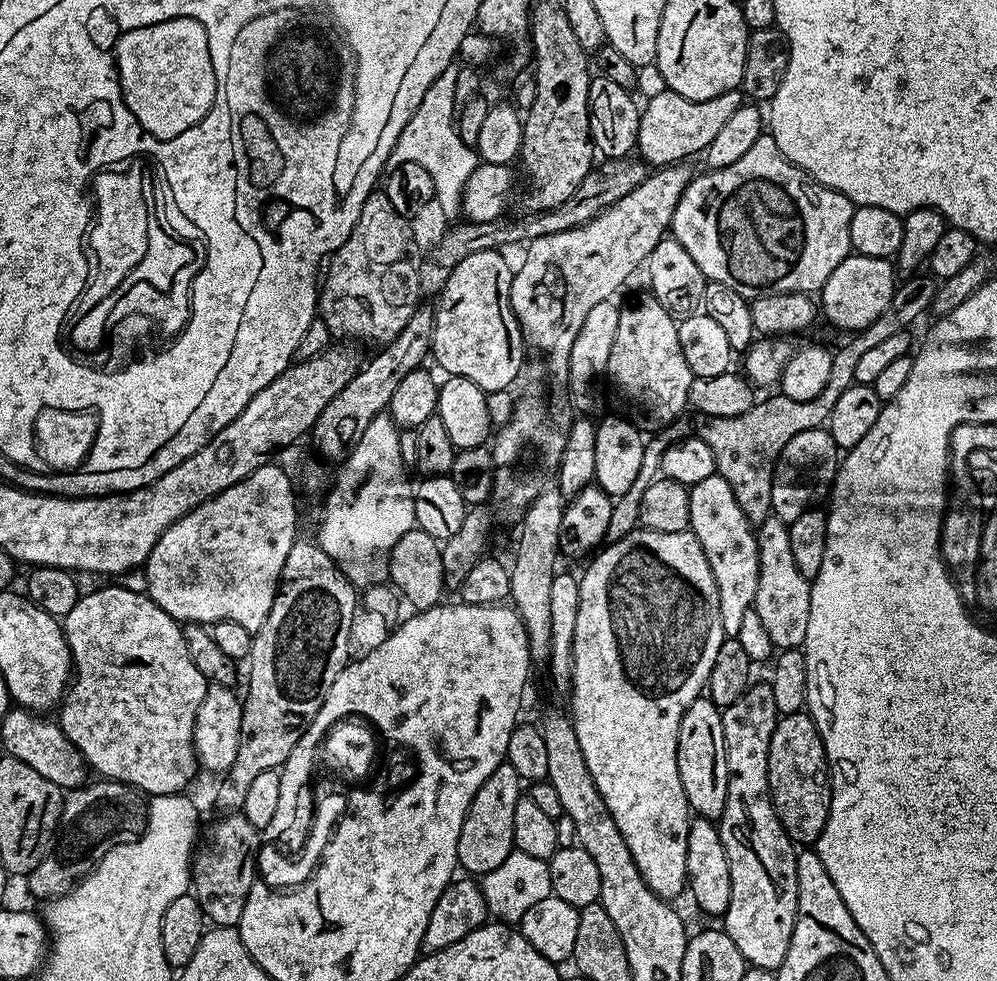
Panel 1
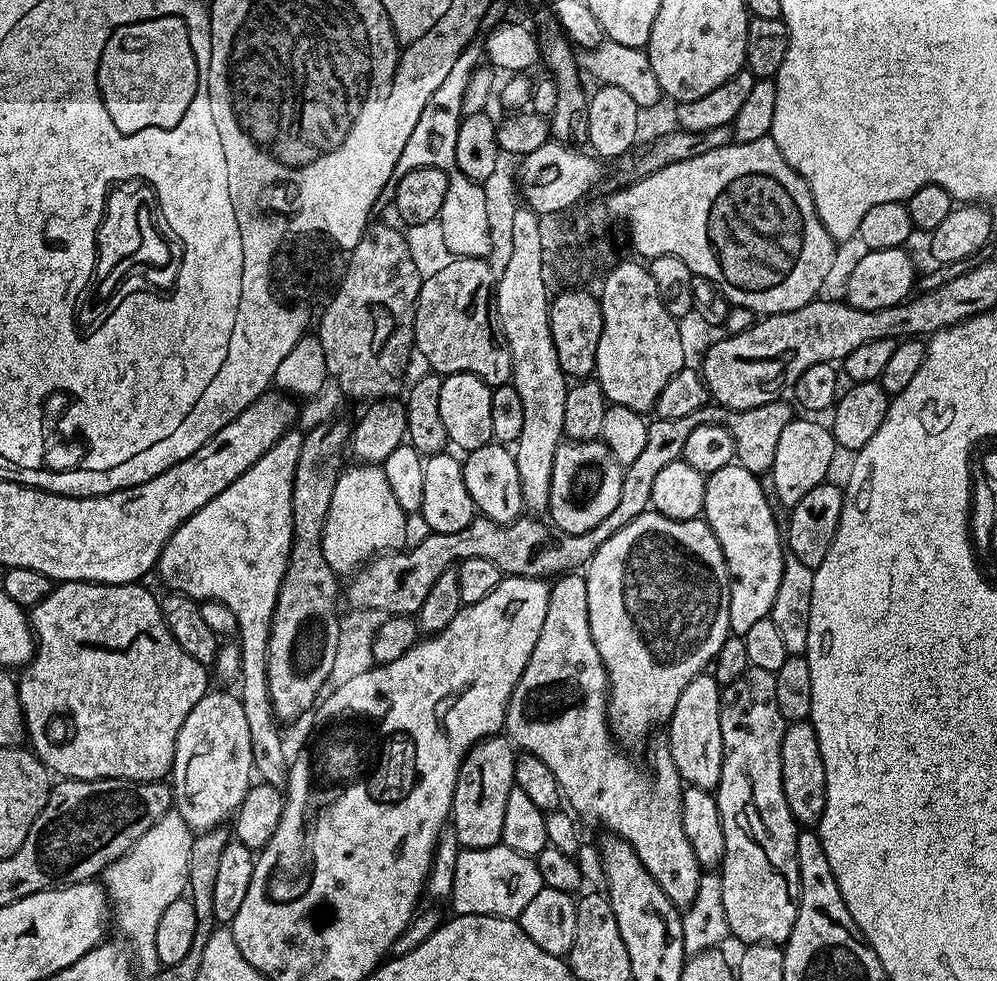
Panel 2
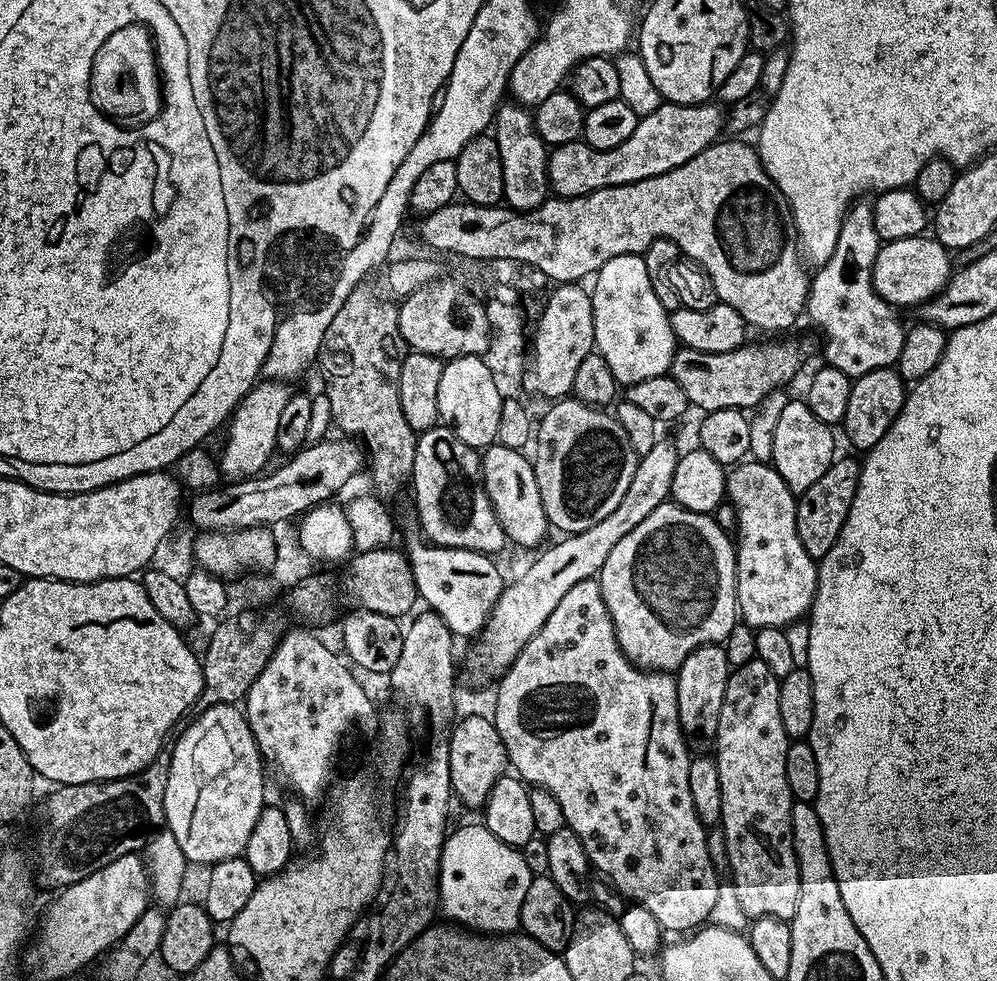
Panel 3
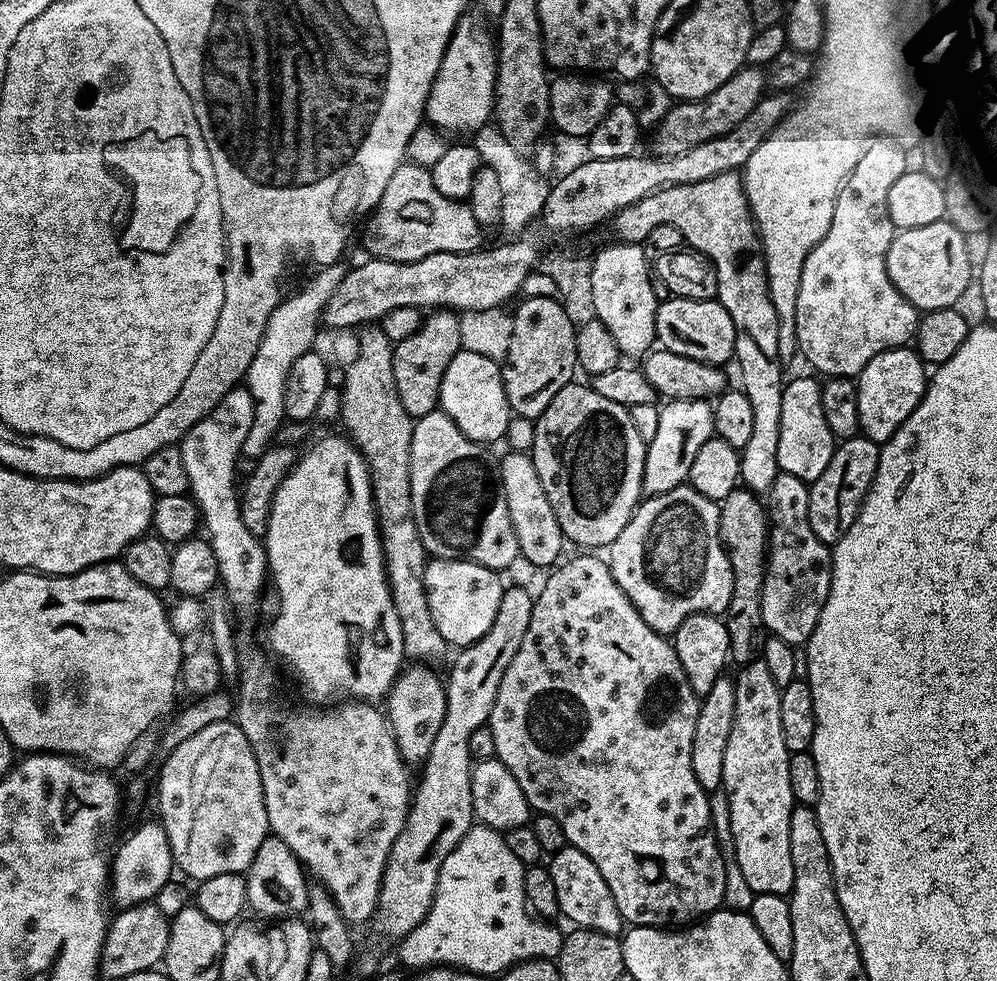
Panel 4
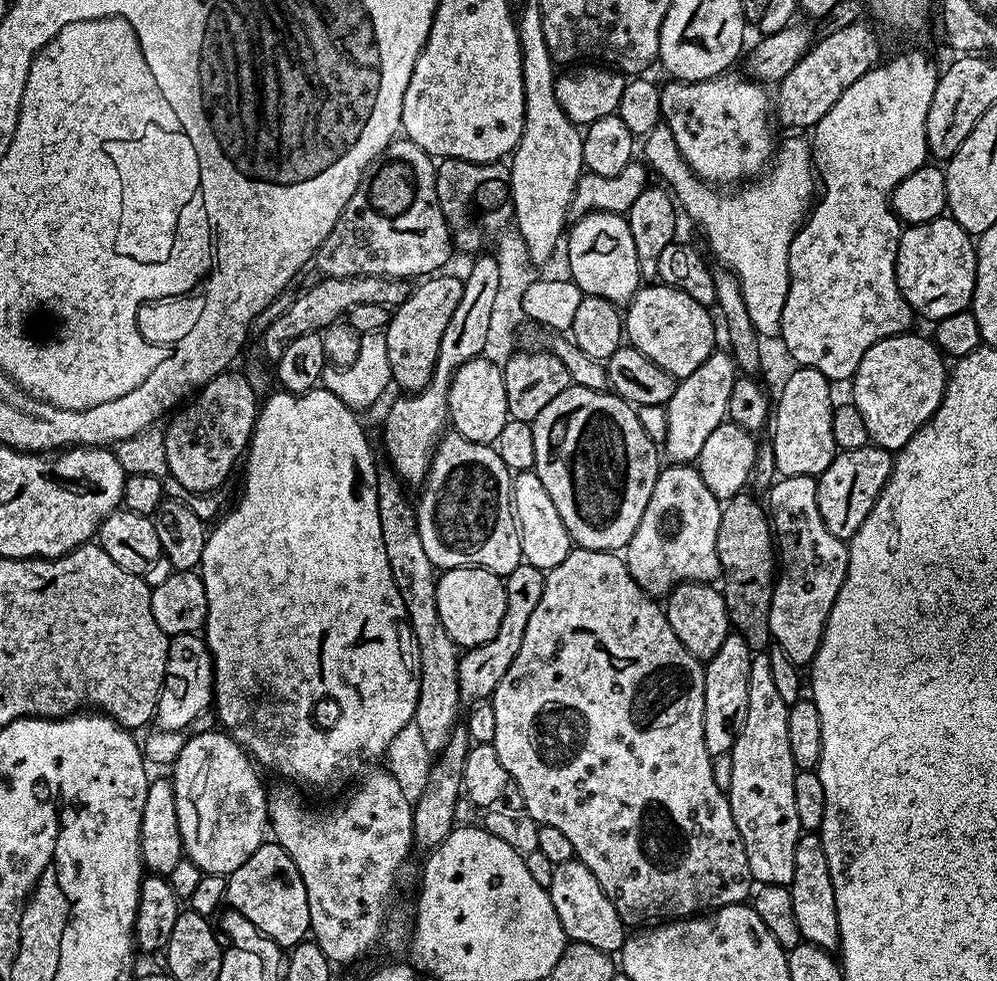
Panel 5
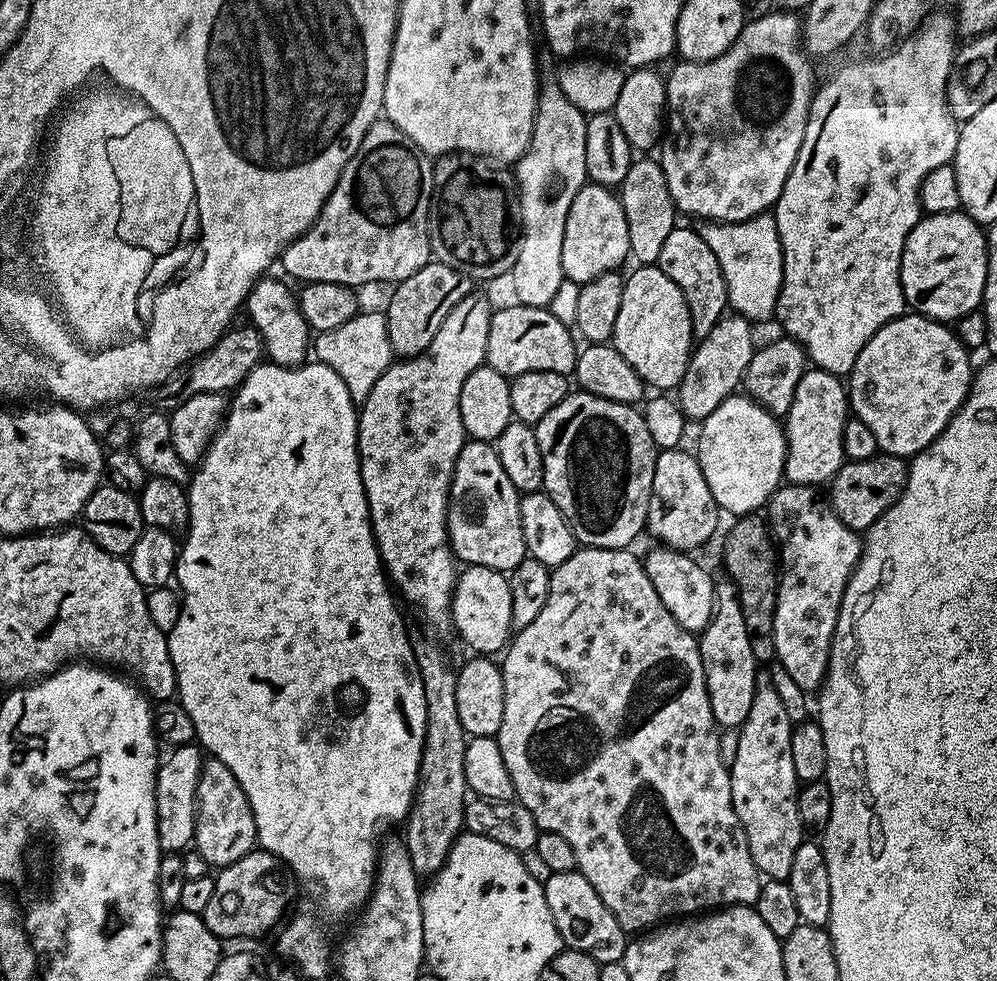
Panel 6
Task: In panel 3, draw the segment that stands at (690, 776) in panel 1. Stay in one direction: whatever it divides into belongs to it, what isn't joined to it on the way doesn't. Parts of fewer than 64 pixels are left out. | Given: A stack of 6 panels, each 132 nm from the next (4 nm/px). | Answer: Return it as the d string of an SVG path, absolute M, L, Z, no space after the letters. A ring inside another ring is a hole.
M704 644L701 648L694 649L675 673L680 729L689 741L711 741L715 737L718 730L718 714L722 714L722 698L726 694L729 675L728 659L723 647L718 644Z

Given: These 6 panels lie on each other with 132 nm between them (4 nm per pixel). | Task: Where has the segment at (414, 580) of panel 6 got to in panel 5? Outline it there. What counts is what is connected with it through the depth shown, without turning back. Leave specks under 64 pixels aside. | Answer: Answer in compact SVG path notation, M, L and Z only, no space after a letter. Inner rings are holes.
M495 255L479 256L475 257L477 260L473 262L468 276L463 277L462 298L458 302L454 314L450 314L450 326L446 326L446 334L442 334L442 346L438 346L438 362L434 366L428 385L421 388L419 392L400 394L400 397L389 406L388 413L384 416L384 452L388 455L389 461L387 460L387 463L392 471L400 477L401 481L408 486L411 486L411 484L416 484L415 486L423 485L432 456L436 452L436 446L449 427L448 391L454 374L466 362L477 359L486 346L486 334L490 327L490 310L493 308L494 298L498 294L500 279L498 278L498 262Z

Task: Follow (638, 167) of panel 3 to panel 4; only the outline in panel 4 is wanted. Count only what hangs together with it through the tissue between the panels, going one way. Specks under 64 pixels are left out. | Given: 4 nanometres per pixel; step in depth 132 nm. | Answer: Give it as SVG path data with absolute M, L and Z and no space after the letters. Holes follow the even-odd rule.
M745 66L730 77L718 90L714 90L701 100L686 100L673 103L667 114L655 125L652 136L651 151L657 156L673 156L682 154L694 146L702 146L702 142L710 142L710 138L718 138L722 134L732 132L765 93L765 73L756 66Z

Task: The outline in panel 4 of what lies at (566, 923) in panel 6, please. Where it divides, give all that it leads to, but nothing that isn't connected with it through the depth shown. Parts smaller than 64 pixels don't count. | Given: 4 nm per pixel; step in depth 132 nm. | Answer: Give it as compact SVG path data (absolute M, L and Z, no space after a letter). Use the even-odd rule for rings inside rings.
M571 846L562 847L551 853L549 860L552 861L547 861L546 867L557 895L559 915L573 920L576 923L573 925L577 929L616 936L622 928L618 902L614 902L614 894L610 894L610 886L606 886L606 878L602 878L598 866L594 866L594 862L590 862L590 858L582 854L582 850Z

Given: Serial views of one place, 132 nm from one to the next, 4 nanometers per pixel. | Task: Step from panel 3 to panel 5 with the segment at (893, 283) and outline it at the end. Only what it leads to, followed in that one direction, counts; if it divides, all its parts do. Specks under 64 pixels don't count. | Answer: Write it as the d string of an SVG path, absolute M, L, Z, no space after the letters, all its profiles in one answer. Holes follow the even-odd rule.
M948 214L925 224L905 227L898 242L896 281L898 290L902 290L902 298L906 298L917 317L925 316L931 322L938 322L942 318L950 318L950 314L965 311L971 305L976 285L976 244L973 237Z

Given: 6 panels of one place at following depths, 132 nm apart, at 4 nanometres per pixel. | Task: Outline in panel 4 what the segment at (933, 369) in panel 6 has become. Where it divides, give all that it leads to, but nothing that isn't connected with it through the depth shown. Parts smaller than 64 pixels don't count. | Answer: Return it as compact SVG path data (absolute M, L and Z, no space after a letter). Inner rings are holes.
M908 346L886 350L870 358L870 362L866 362L860 375L855 377L860 432L877 442L889 440L902 426L902 422L910 418L910 414L923 398L926 387L924 371L926 371L924 361Z

